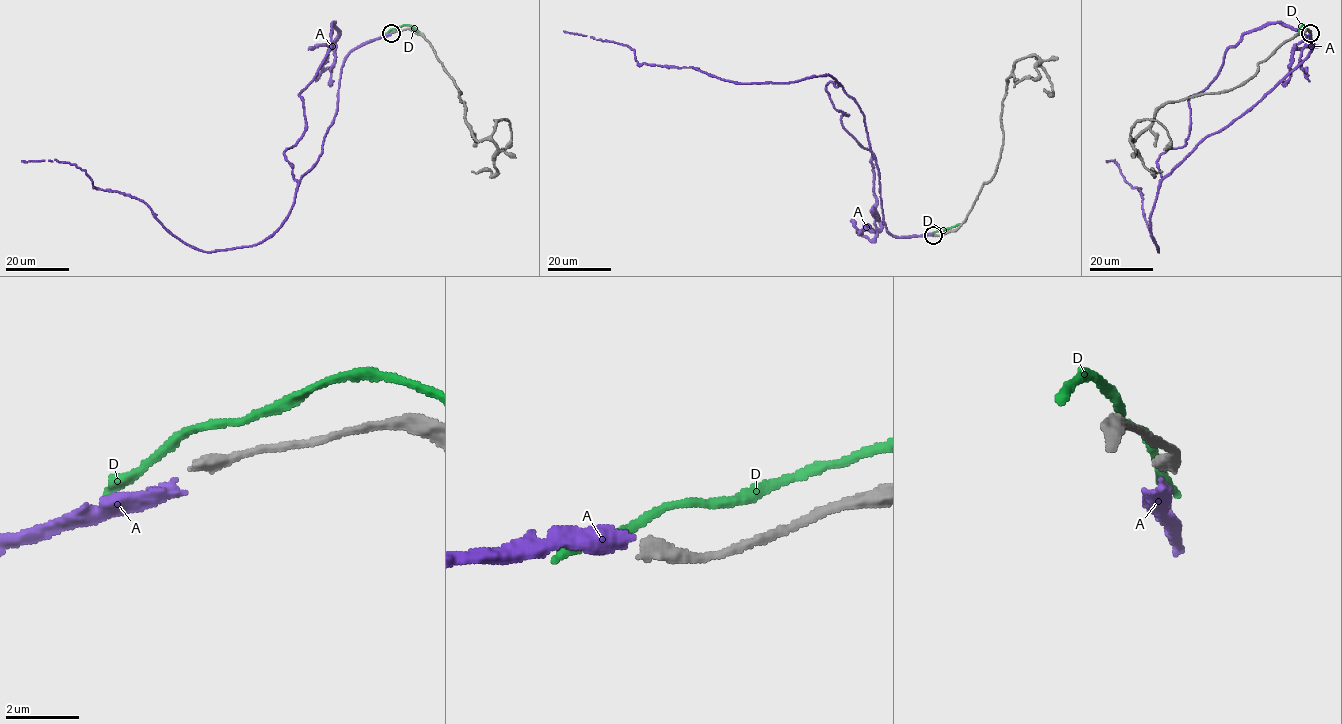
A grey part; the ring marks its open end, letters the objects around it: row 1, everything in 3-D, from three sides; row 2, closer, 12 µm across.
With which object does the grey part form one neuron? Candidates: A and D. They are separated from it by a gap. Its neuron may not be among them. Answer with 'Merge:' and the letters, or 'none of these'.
Merge: none of these

